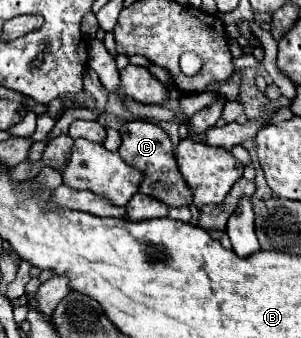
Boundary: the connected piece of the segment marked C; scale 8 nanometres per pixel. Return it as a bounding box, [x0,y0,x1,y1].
[118,120,192,206]

